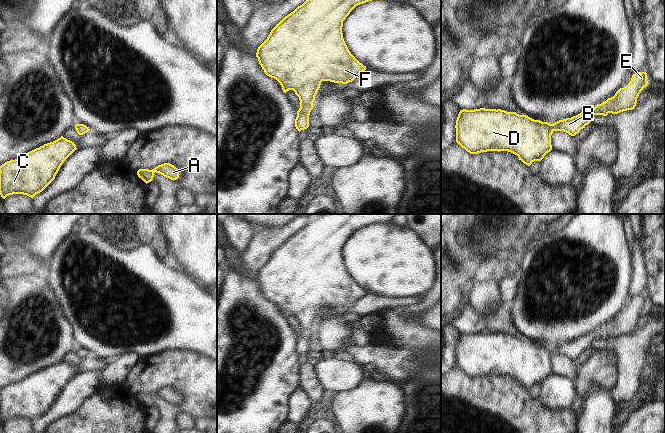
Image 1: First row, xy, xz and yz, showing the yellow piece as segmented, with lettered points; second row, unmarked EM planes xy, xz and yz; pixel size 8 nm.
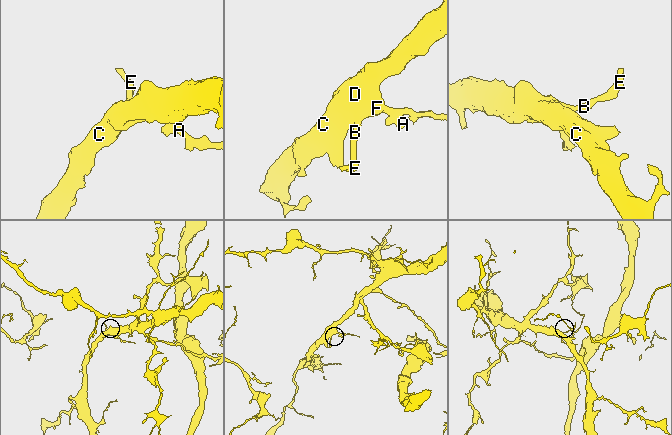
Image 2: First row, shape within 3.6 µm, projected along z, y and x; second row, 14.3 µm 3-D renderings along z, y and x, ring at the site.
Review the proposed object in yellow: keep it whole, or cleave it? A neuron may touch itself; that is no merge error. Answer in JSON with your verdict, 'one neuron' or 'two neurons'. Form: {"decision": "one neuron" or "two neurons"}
{"decision": "one neuron"}

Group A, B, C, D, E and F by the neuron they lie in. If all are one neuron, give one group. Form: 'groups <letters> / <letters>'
groups A B C D E F

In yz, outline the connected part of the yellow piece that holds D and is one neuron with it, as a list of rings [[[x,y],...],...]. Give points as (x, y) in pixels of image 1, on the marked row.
[[[646,72],[635,73],[626,87],[620,88],[613,97],[608,98],[605,102],[553,124],[501,109],[463,109],[460,110],[456,120],[456,142],[470,154],[487,151],[508,151],[517,155],[519,160],[530,166],[534,161],[541,161],[552,150],[551,135],[554,131],[564,131],[571,136],[575,136],[591,122],[593,115],[607,116],[609,113],[618,114],[632,110],[636,106],[639,94],[648,84]]]

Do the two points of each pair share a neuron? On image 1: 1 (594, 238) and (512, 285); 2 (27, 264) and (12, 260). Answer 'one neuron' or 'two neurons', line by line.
1: two neurons
2: one neuron

